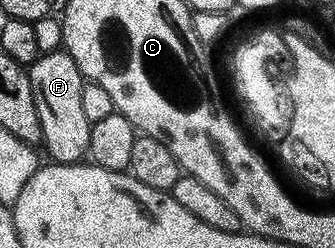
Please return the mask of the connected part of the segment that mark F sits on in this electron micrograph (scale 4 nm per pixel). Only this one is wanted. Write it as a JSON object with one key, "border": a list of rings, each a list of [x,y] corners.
{"border":[[[61,49],[59,51],[45,51],[27,68],[32,86],[32,100],[36,103],[36,112],[40,121],[40,136],[42,147],[48,150],[48,159],[53,163],[78,163],[88,154],[90,145],[91,123],[82,110],[82,89],[86,82],[84,75],[78,69],[74,57]]]}

